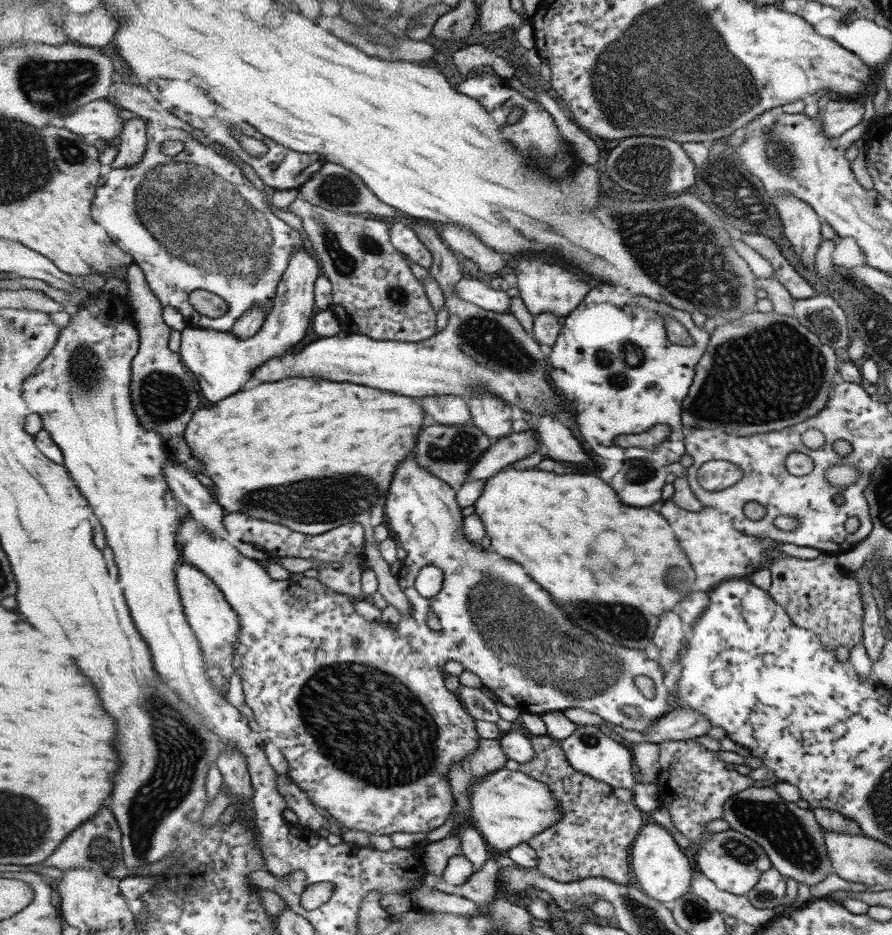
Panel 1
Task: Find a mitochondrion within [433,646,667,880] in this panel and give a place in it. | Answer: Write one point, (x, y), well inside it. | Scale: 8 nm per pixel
(587, 738)

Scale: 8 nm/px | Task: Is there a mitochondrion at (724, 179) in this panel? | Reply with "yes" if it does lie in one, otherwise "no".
yes

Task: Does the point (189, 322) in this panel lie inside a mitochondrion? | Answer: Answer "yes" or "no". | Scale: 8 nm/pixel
no

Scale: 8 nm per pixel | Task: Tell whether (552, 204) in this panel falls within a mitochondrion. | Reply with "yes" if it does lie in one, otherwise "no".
no

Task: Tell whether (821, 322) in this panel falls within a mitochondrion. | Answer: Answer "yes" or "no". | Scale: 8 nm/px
yes

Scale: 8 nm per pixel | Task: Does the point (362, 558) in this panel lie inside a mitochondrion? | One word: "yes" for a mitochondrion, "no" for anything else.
no

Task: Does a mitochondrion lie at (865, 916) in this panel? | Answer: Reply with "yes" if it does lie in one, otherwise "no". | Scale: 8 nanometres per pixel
no

